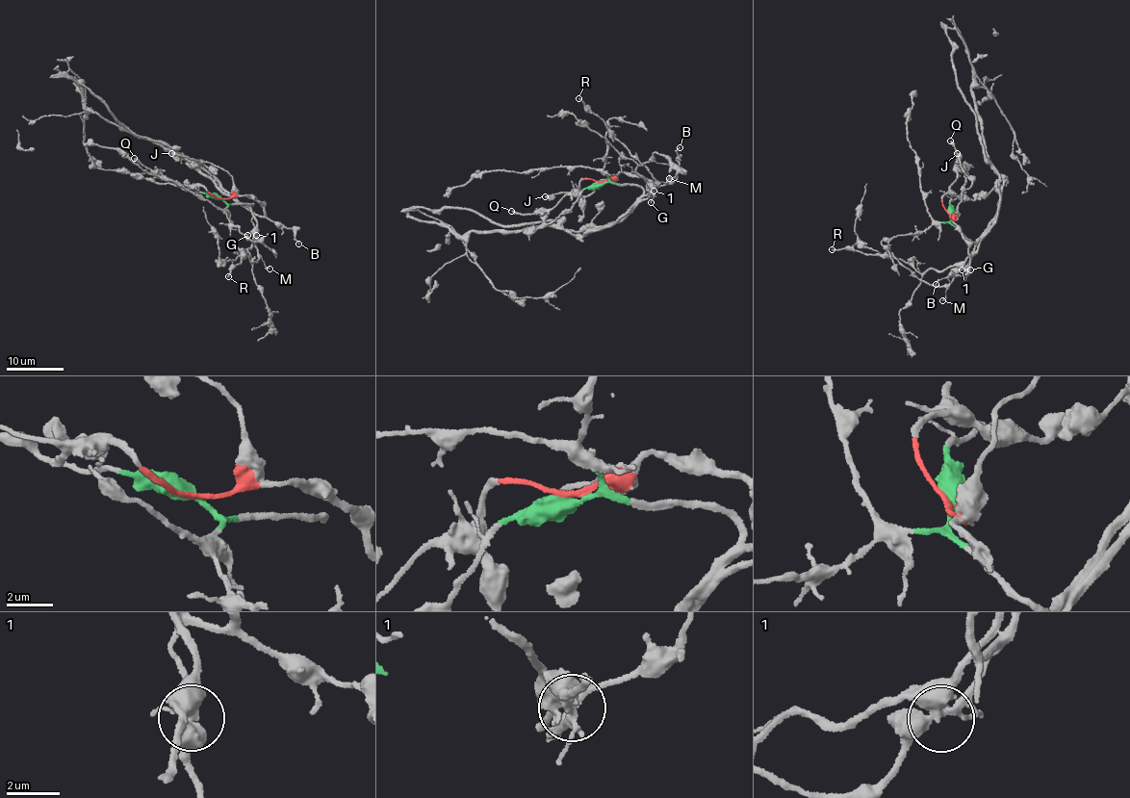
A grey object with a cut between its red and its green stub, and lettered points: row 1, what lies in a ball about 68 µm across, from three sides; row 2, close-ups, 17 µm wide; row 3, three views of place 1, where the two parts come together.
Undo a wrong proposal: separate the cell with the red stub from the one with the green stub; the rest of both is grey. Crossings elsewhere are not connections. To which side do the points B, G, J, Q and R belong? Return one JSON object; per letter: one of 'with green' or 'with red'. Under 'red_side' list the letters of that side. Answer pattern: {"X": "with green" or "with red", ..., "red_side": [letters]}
{"B": "with red", "G": "with red", "J": "with red", "Q": "with red", "R": "with red", "red_side": ["B", "G", "J", "Q", "R"]}

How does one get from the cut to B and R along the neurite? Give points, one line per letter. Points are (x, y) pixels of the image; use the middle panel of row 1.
B: (601, 182), (628, 171), (661, 186), (677, 174), (676, 152), (680, 147)
R: (601, 182), (628, 171), (655, 187), (650, 196), (655, 184), (653, 173), (578, 97)

